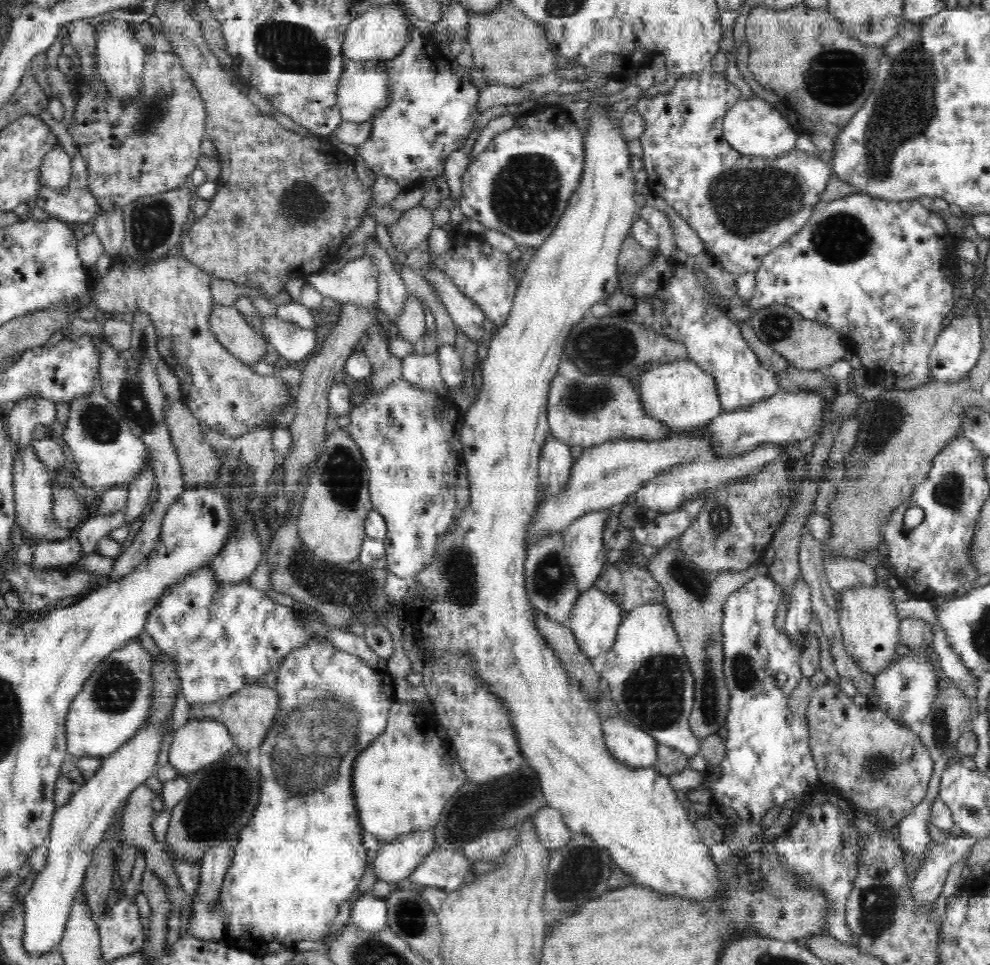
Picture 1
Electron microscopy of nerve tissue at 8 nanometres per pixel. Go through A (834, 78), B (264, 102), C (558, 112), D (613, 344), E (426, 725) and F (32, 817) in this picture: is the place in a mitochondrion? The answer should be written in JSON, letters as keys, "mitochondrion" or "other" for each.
{"A":"mitochondrion","B":"other","C":"other","D":"mitochondrion","E":"other","F":"other"}

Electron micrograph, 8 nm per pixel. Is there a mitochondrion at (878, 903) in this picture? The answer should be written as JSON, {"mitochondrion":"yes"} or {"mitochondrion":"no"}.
{"mitochondrion":"yes"}

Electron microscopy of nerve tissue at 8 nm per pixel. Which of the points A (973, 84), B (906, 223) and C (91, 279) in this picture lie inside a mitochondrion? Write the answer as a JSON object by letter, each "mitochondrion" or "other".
{"A":"other","B":"other","C":"other"}

